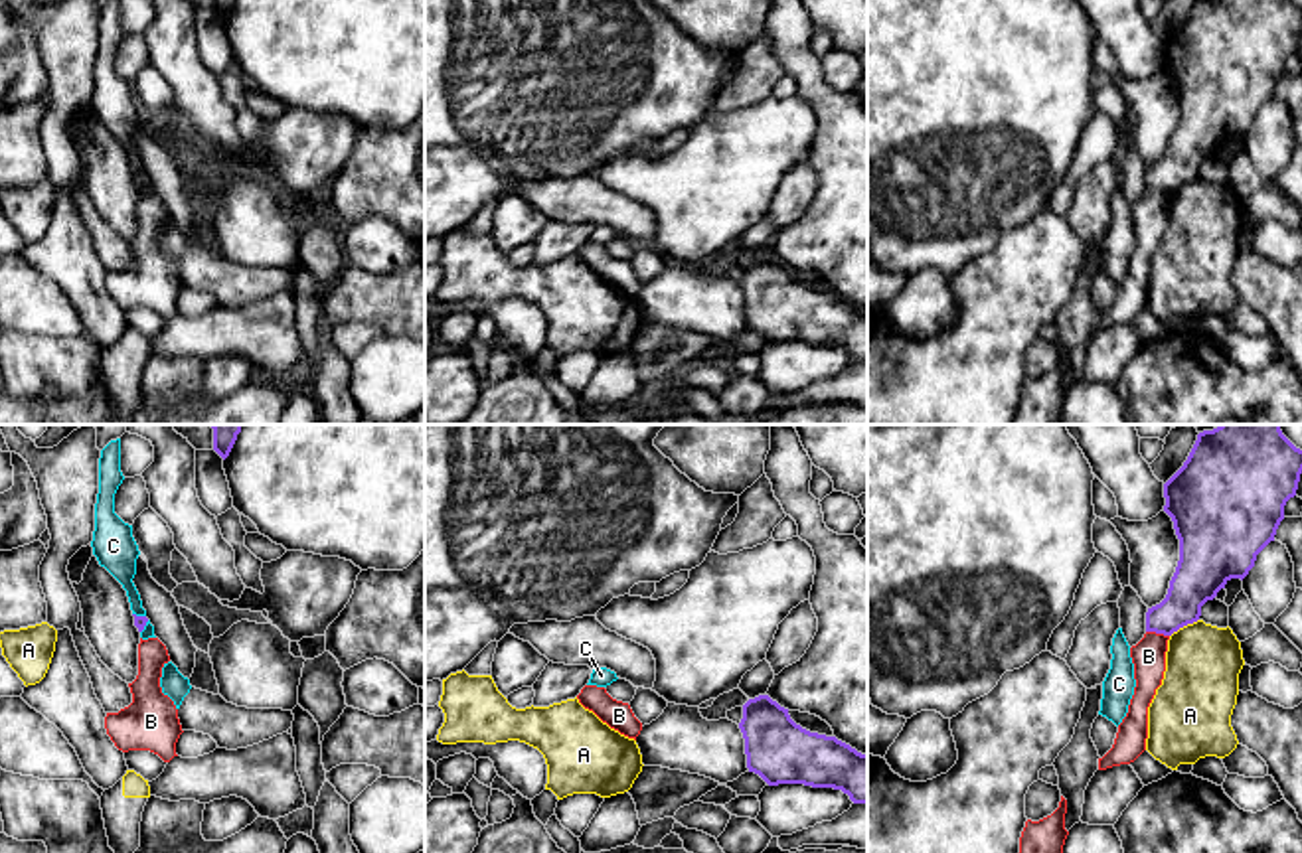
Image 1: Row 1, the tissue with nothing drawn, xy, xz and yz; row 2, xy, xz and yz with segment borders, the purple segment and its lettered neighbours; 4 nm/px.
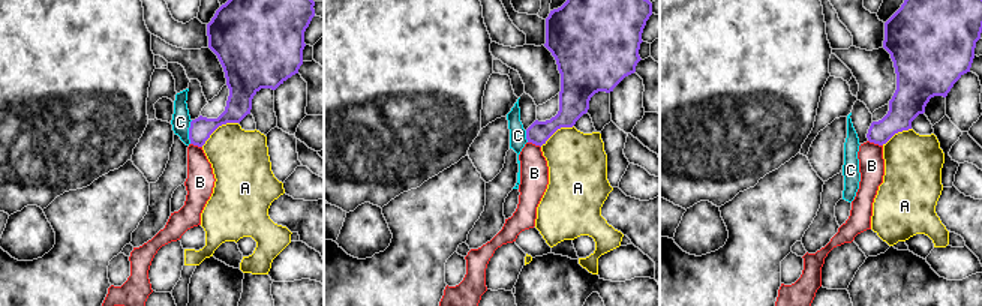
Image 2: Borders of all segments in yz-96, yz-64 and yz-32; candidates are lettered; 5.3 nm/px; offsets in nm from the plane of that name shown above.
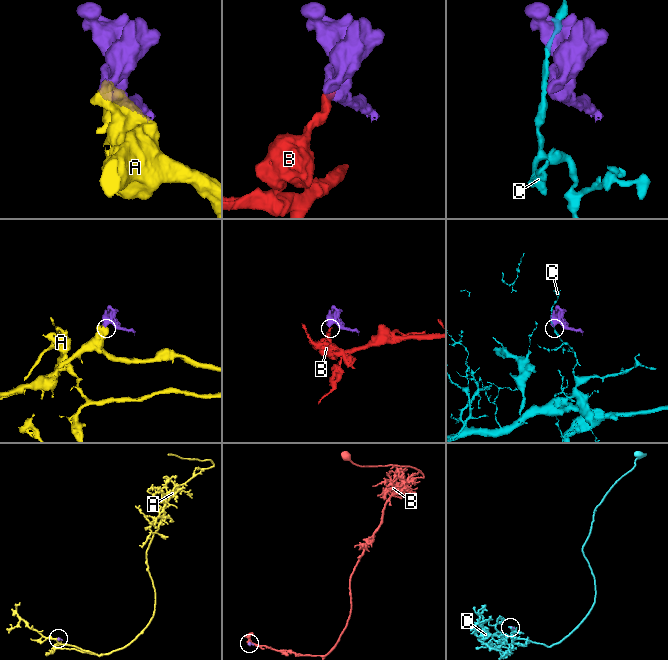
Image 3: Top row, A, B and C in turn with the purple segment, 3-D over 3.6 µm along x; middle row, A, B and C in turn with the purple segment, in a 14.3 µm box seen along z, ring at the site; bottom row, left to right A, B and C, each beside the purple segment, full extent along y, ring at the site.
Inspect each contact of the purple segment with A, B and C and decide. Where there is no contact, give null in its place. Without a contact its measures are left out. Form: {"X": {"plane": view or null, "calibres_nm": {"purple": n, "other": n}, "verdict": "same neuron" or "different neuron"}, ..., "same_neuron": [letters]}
{"A": {"plane": "yz", "calibres_nm": {"purple": 220, "other": 300}, "verdict": "different neuron"}, "B": {"plane": "yz", "calibres_nm": {"purple": 180, "other": 140}, "verdict": "different neuron"}, "C": {"plane": "xy", "calibres_nm": {"purple": 50, "other": 140}, "verdict": "different neuron"}, "same_neuron": []}

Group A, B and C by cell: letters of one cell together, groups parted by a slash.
A / B / C

